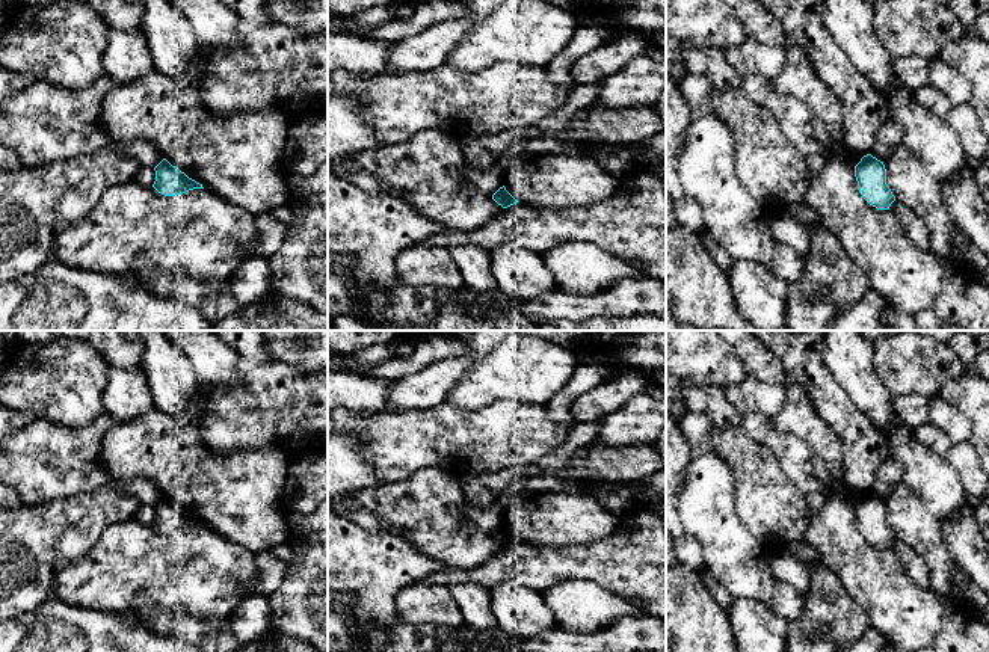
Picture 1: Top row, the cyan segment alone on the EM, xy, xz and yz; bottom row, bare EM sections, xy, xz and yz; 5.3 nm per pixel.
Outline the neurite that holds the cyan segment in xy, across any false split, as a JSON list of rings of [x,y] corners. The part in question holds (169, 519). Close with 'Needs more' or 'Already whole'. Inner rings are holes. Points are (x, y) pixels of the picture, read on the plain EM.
[[[163,497],[156,506],[156,519],[153,525],[165,533],[175,534],[183,533],[193,527],[204,527],[202,522],[189,516],[184,510],[172,504],[166,497]]]. Already whole

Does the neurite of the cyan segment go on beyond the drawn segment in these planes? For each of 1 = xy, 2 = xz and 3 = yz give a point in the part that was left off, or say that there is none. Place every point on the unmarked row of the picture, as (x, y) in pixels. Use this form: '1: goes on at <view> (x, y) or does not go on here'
1: does not go on here
2: does not go on here
3: does not go on here

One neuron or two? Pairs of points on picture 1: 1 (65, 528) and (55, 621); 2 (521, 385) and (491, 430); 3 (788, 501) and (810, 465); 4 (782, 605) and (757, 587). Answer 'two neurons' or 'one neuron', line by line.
1: two neurons
2: two neurons
3: two neurons
4: one neuron

